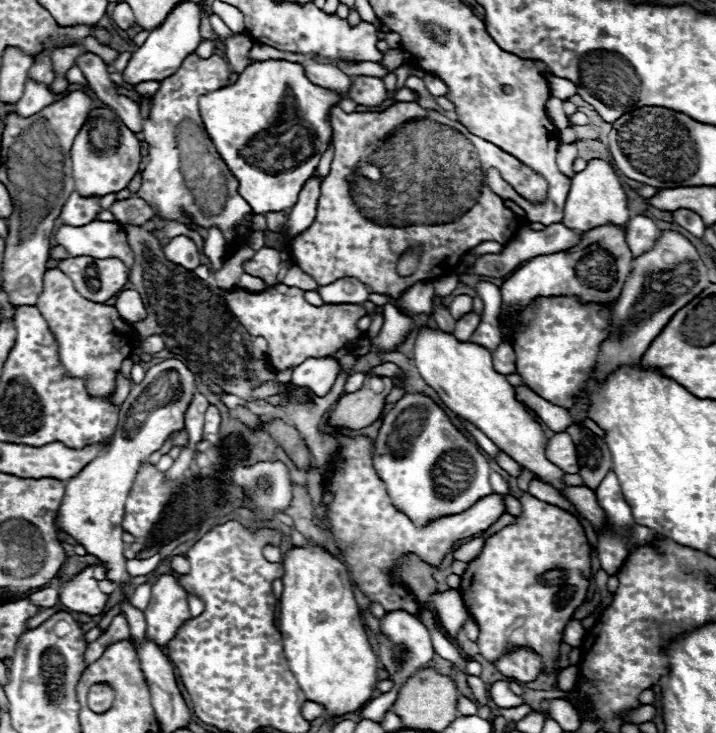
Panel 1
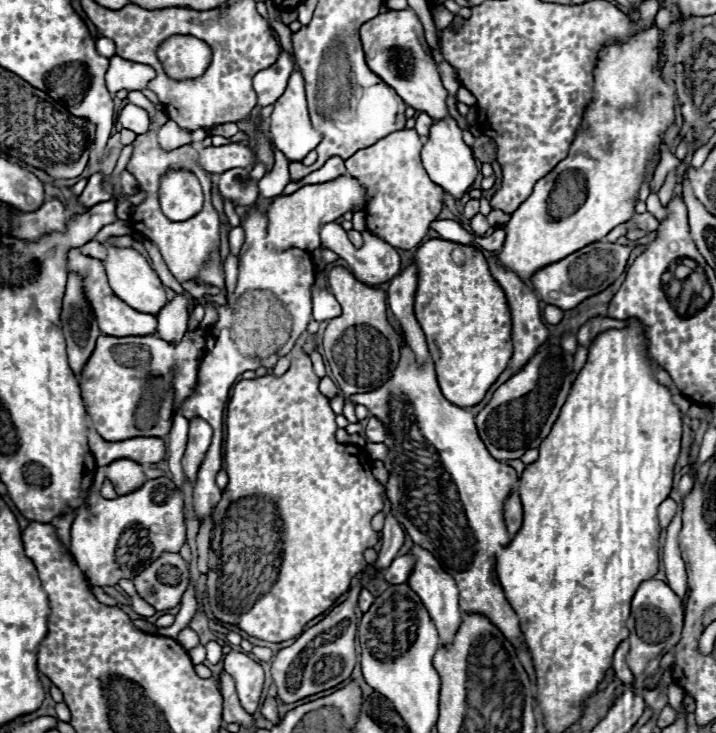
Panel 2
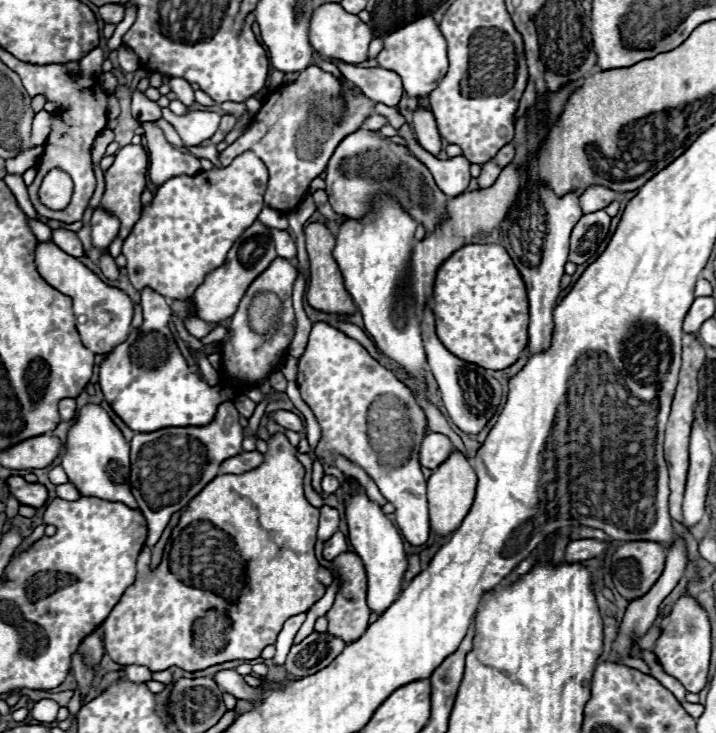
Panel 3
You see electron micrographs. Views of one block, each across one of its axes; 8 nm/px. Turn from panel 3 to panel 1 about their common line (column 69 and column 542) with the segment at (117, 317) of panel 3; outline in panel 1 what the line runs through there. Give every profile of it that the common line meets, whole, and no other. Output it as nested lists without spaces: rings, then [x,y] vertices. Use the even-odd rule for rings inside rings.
[[[604,224],[582,232],[582,238],[576,246],[530,258],[524,266],[520,266],[502,286],[502,310],[510,302],[528,302],[536,296],[560,296],[560,294],[578,294],[590,300],[602,302],[618,298],[622,286],[632,270],[632,252],[626,244],[626,226]]]

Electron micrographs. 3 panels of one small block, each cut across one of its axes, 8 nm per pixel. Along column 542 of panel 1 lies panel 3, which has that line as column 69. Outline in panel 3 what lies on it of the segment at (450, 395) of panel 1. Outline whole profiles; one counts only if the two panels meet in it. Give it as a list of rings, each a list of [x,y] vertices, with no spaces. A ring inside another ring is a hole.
[[[86,404],[80,410],[78,420],[68,432],[66,454],[60,460],[70,482],[78,488],[80,496],[122,502],[136,508],[134,494],[130,492],[130,446],[124,440],[118,426],[110,420],[108,412],[96,404]]]

